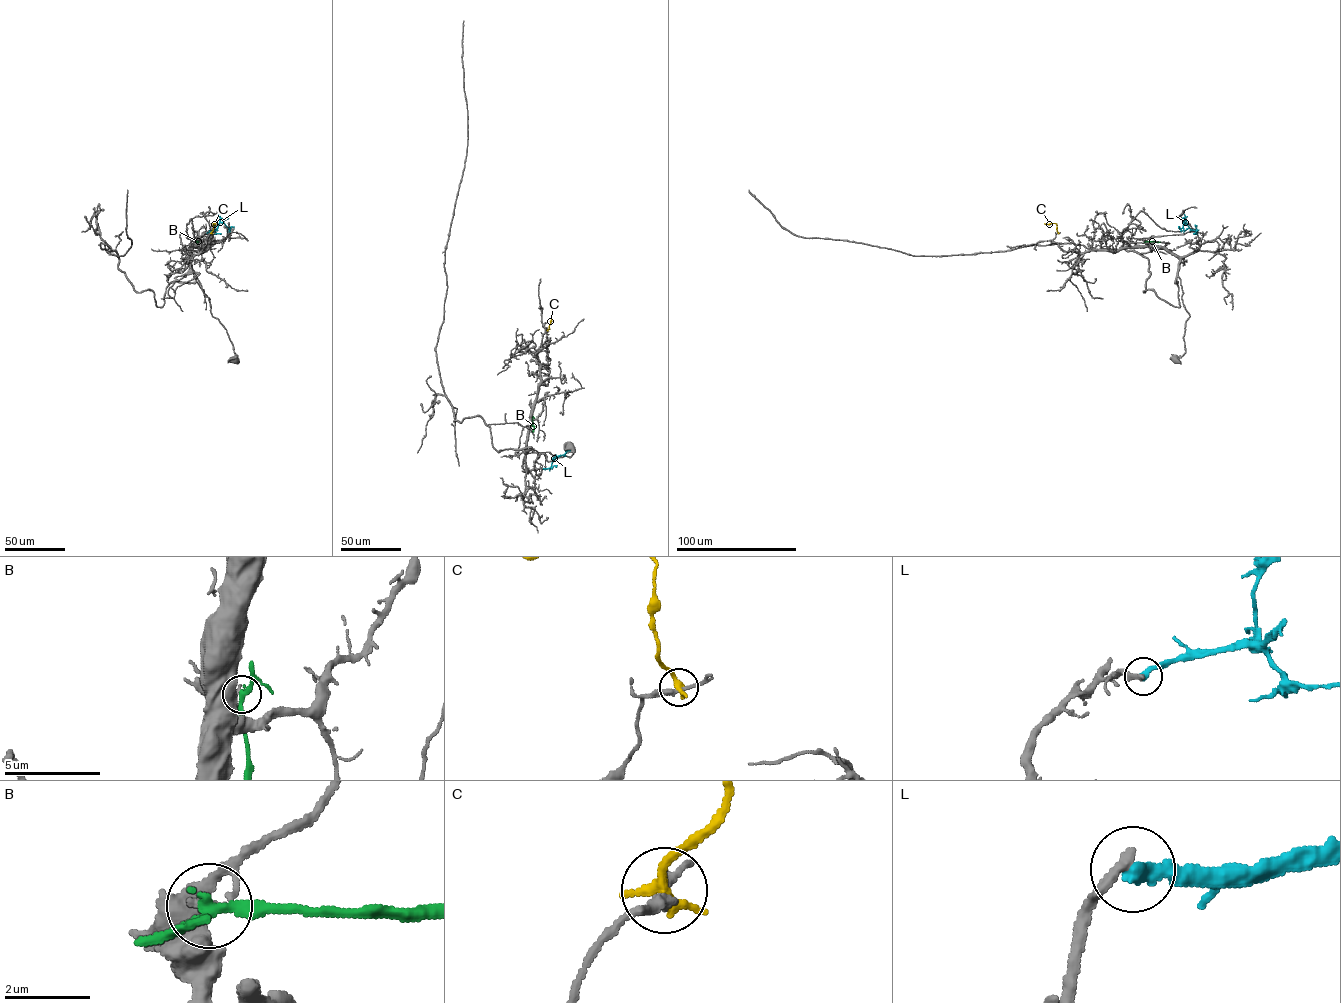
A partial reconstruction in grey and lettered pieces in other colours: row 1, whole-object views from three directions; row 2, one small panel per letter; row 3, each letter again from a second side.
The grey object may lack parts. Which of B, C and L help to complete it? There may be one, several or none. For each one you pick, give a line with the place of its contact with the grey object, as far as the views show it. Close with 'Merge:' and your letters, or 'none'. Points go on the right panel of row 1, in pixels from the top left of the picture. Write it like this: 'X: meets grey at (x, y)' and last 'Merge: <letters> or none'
Merge: none

